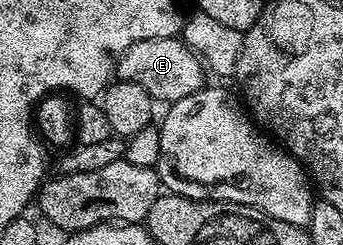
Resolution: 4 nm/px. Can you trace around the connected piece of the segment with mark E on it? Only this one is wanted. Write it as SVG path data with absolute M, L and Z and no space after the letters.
M179 36L166 39L142 39L134 43L116 62L115 76L121 81L138 83L138 87L152 96L153 102L171 103L194 95L194 91L205 88L206 66L196 52L185 45Z

